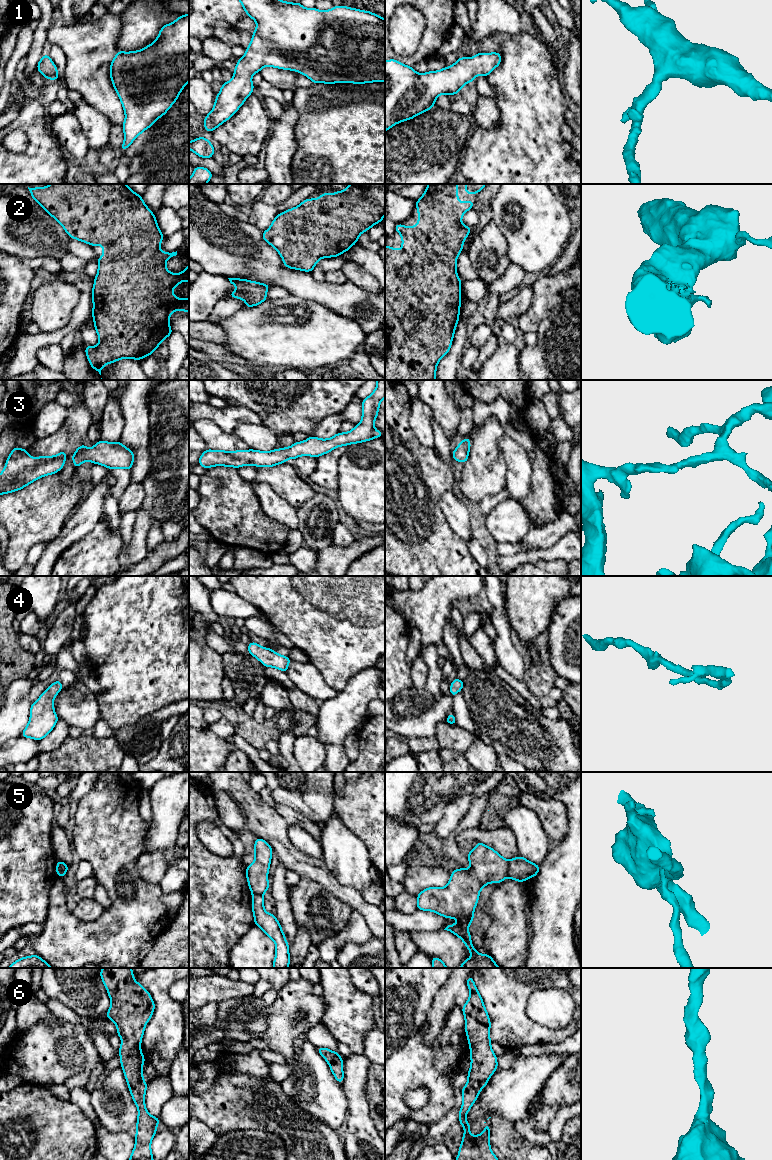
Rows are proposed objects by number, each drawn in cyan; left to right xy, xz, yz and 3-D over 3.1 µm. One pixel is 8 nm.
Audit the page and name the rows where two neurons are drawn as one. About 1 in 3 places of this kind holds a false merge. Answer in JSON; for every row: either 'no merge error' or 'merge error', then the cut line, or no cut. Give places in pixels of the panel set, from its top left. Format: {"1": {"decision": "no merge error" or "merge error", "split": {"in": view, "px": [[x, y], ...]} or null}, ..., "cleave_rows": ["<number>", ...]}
{"1": {"decision": "no merge error", "split": null}, "2": {"decision": "no merge error", "split": null}, "3": {"decision": "no merge error", "split": null}, "4": {"decision": "no merge error", "split": null}, "5": {"decision": "merge error", "split": {"in": "yz", "px": [[509, 861], [507, 876]]}}, "6": {"decision": "no merge error", "split": null}, "cleave_rows": ["5"]}

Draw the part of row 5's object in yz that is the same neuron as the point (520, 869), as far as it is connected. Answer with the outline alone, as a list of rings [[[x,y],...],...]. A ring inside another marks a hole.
[[[518,856],[509,860],[508,877],[518,881],[524,882],[531,877],[535,877],[540,870],[540,865],[536,865],[522,856]]]

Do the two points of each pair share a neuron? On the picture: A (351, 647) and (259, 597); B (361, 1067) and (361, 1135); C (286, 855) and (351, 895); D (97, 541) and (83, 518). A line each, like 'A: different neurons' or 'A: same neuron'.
A: same neuron
B: same neuron
C: same neuron
D: different neurons

